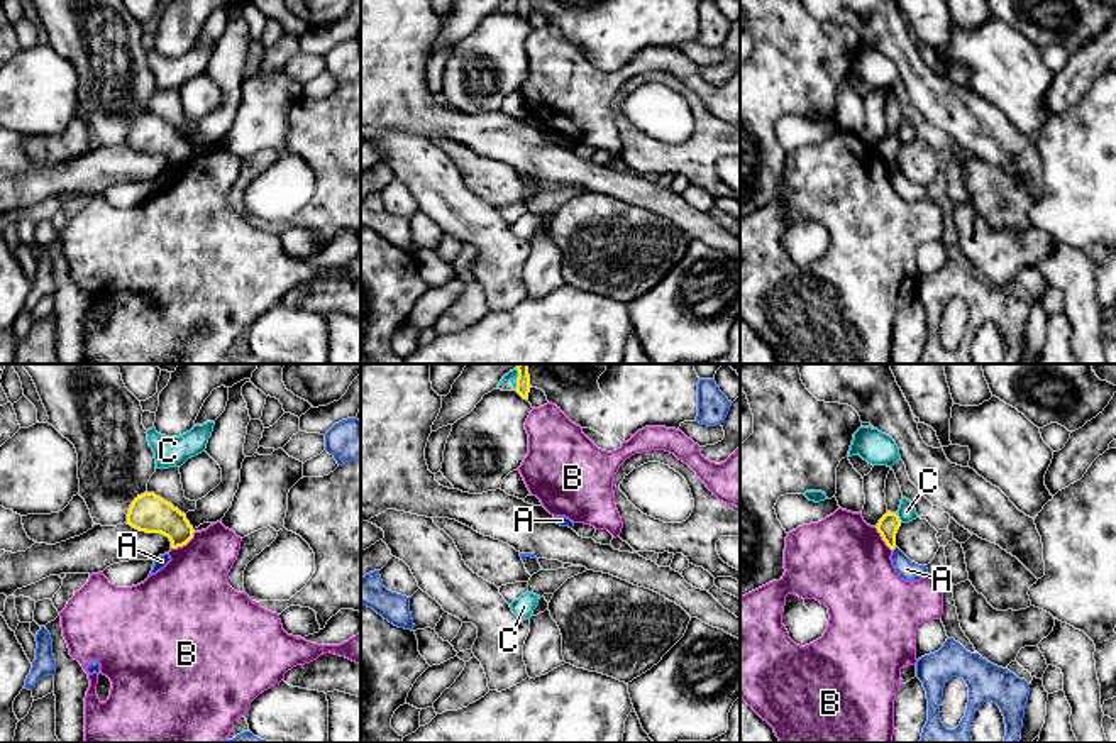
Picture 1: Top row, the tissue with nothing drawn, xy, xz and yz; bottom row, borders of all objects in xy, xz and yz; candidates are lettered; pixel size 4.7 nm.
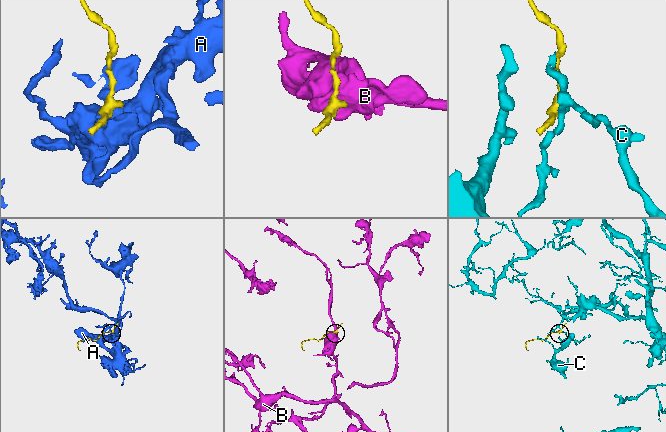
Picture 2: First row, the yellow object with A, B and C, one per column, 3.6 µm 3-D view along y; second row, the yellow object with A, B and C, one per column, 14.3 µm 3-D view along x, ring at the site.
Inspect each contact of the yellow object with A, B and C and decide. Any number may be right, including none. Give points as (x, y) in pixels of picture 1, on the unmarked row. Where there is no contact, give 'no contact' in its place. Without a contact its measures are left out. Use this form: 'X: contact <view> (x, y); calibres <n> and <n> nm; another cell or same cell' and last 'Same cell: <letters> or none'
A: no contact; another cell
B: contact xy (183, 165); calibres 180 and 380 nm; another cell
C: contact yz (898, 139); calibres 100 and 90 nm; another cell
Same cell: none

